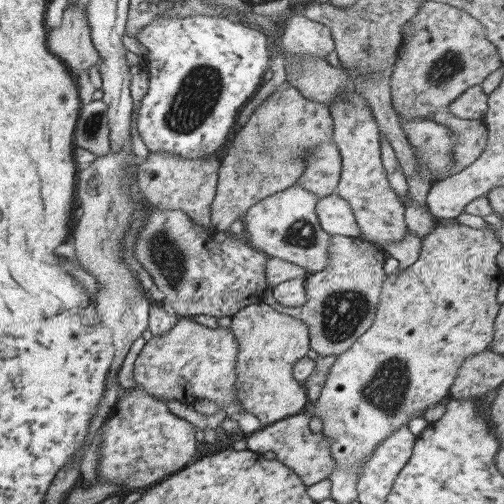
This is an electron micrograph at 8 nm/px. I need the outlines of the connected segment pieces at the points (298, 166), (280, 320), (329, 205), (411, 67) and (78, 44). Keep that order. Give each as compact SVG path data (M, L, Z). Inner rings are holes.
M288 85L283 90L272 93L252 113L244 127L231 138L228 153L219 168L214 201L210 205L212 227L228 234L230 224L235 220L241 220L246 210L250 210L254 204L296 184L305 169L303 156L309 148L317 144L333 142L333 128L334 121L330 109L325 104L308 100L296 87Z
M264 302L241 308L231 316L231 320L231 330L233 330L238 347L235 366L237 380L240 383L238 397L244 409L248 410L248 413L254 414L263 426L302 413L310 401L304 383L294 378L293 366L310 352L307 324L293 316L274 310Z
M336 192L320 198L316 204L316 214L322 230L330 235L358 237L362 229L358 226L357 218L346 200L342 200Z
M426 1L422 6L420 6L419 11L411 18L410 20L410 28L405 36L405 43L403 47L400 47L397 55L399 59L395 62L396 66L394 67L394 72L391 74L391 103L393 109L395 110L395 114L403 120L409 120L409 118L418 118L419 116L429 116L432 113L435 113L438 110L443 110L444 108L454 102L465 90L468 90L471 86L480 85L481 82L494 70L498 70L500 66L502 66L502 60L500 59L499 52L497 48L492 44L485 35L485 28L476 20L472 18L469 14L466 14L462 9L458 9L456 7L452 7L448 4L436 3L431 1Z
M68 3L60 26L51 28L47 33L47 48L68 67L68 71L76 76L76 80L82 72L87 72L100 60L90 27L82 17L84 9L86 10L78 3Z

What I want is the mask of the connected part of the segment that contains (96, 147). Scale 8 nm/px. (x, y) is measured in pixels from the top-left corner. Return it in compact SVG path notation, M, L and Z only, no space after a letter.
M101 99L83 105L75 126L73 143L95 156L111 152L107 104Z

